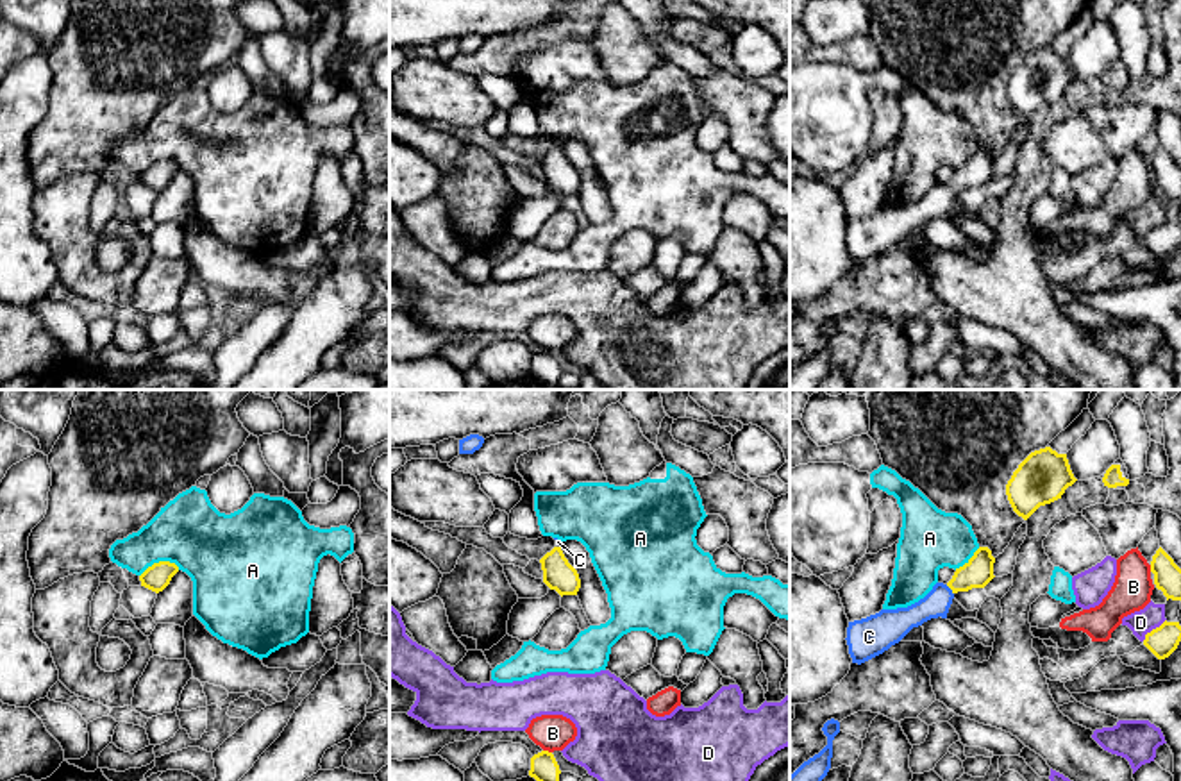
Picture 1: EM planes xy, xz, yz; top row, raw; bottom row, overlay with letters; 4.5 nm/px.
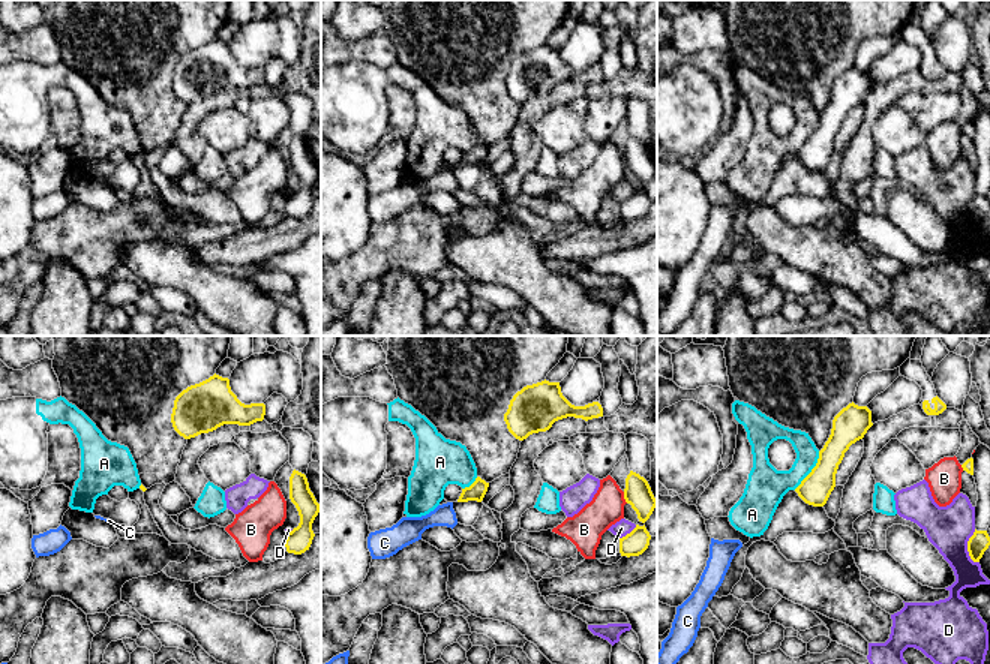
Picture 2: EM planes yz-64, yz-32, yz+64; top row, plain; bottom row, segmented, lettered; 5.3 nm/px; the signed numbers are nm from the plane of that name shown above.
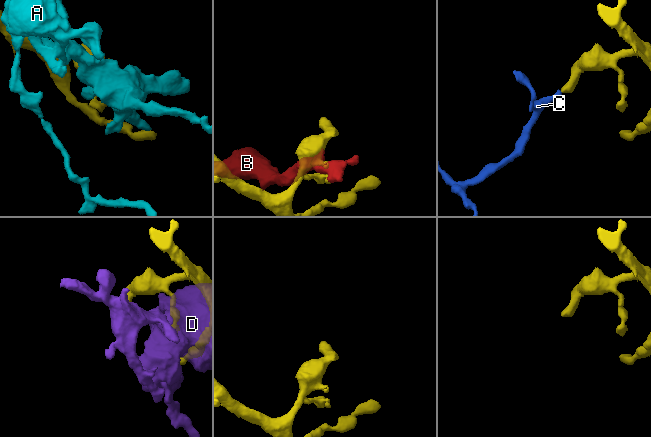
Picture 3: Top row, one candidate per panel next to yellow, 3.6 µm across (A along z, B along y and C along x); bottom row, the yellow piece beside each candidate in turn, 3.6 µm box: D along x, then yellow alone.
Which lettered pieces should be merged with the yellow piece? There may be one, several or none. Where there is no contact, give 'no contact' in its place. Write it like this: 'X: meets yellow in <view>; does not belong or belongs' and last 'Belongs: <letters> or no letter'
A: meets yellow in xy; does not belong
B: meets yellow in xz; does not belong
C: meets yellow in yz; belongs
D: meets yellow in yz; does not belong
Belongs: C

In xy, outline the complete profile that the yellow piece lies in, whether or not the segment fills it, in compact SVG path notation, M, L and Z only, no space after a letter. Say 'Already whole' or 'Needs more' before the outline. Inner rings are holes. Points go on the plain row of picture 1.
Already whole. M159 161L143 172L139 175L139 181L141 181L141 186L159 193L170 184L172 177L177 172L179 172L179 166L175 163Z

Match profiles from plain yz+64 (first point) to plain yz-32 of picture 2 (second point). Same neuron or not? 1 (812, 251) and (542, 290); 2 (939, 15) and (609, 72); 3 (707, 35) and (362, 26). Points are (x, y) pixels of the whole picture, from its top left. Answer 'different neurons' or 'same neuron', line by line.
1: same neuron
2: same neuron
3: same neuron

